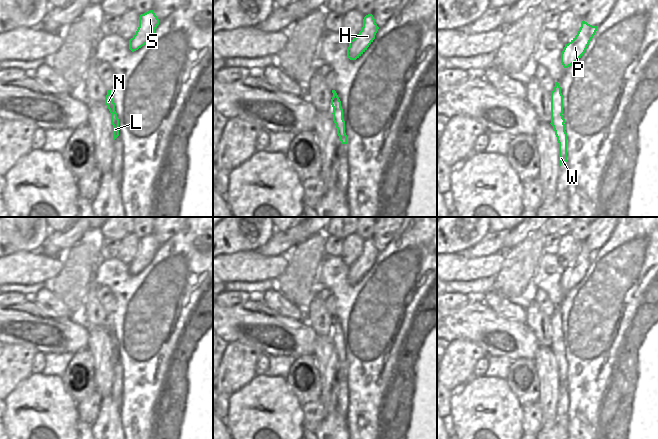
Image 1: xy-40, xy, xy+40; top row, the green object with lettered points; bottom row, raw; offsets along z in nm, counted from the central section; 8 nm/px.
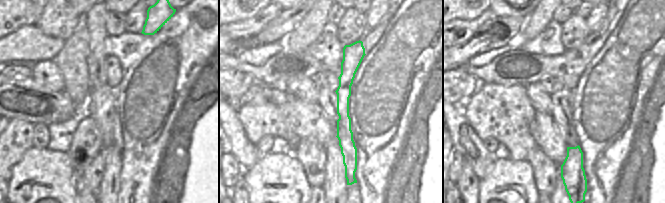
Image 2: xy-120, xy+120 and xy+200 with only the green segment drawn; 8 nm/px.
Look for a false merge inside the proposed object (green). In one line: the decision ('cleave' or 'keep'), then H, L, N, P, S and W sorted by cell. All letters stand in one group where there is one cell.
keep; H L N P S W

